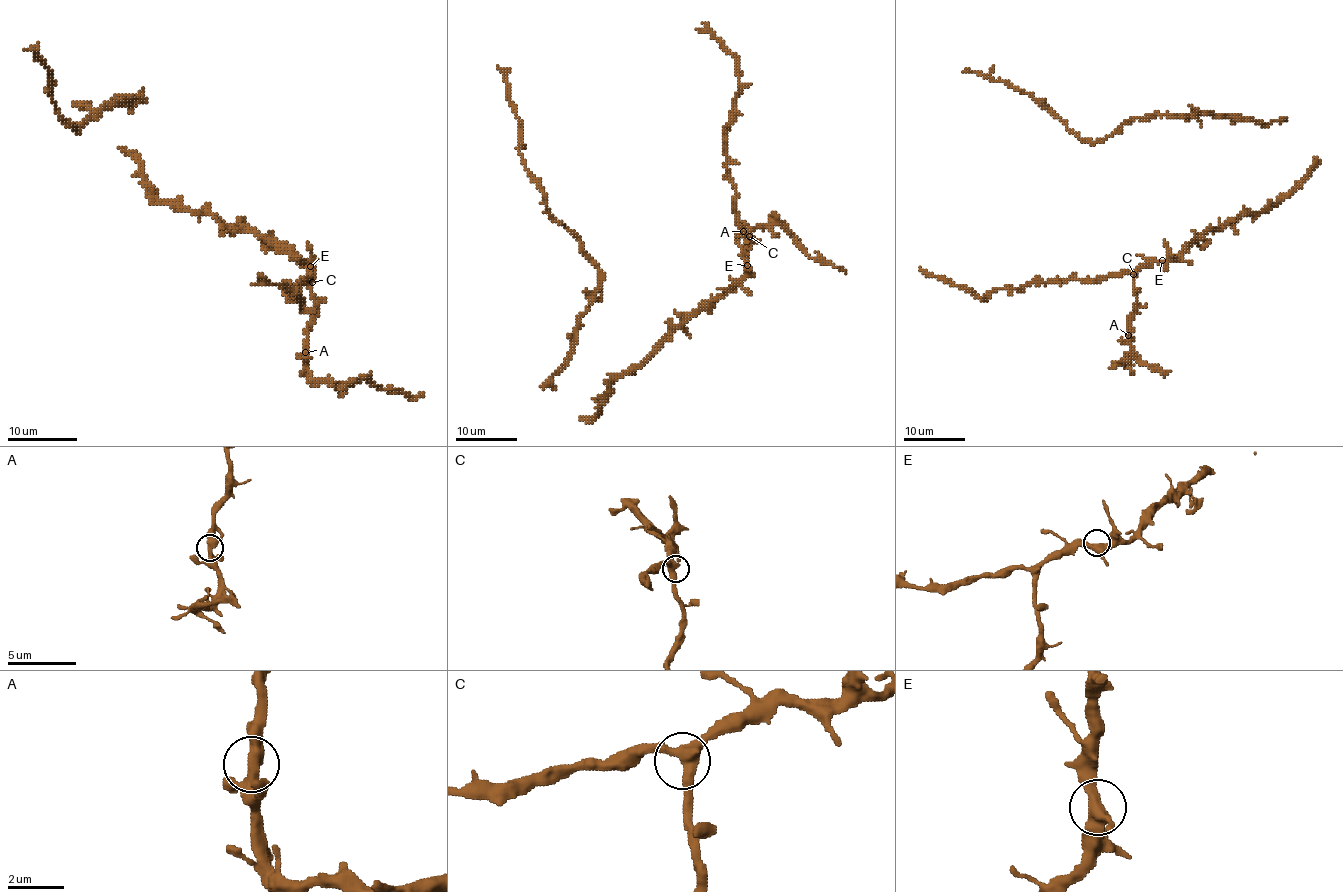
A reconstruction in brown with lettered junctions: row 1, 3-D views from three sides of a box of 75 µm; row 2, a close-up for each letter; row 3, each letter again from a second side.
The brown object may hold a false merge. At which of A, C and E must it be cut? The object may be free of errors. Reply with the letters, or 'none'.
none

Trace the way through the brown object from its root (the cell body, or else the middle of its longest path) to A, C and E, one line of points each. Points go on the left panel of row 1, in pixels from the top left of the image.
A: (144, 180), (163, 203), (210, 212), (228, 226), (252, 229), (282, 243), (308, 268), (315, 320), (305, 352)
C: (144, 180), (163, 203), (210, 212), (228, 226), (252, 229), (261, 238), (282, 243), (308, 268), (312, 282)
E: (144, 180), (163, 203), (210, 212), (228, 226), (252, 229), (261, 238), (282, 243), (305, 266), (310, 266)

